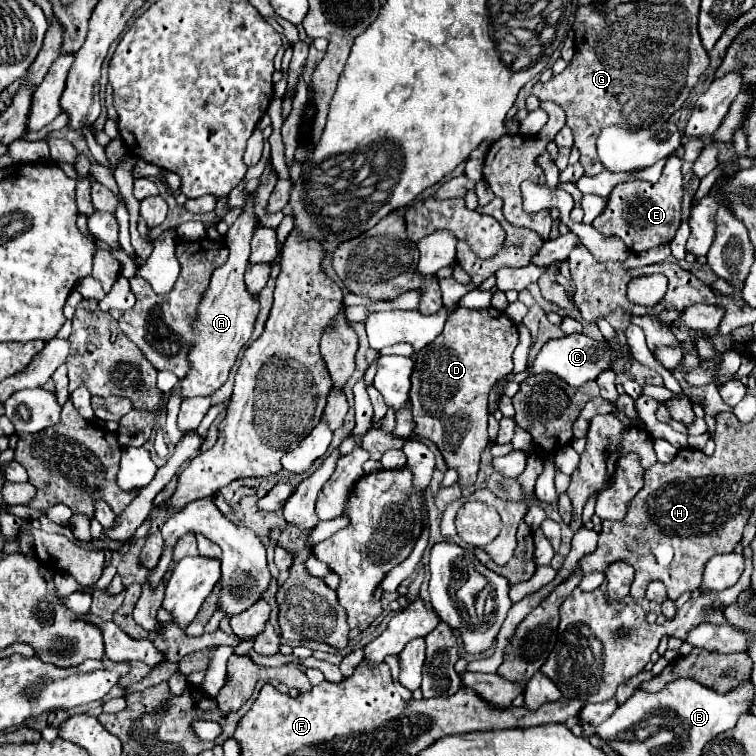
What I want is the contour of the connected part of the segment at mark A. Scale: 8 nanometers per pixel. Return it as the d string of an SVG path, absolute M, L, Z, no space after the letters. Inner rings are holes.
M256 191L248 193L242 213L238 215L236 223L228 229L224 243L230 249L230 257L222 267L218 267L212 273L210 287L204 293L204 299L198 307L198 321L194 323L198 337L188 355L192 371L180 381L184 399L194 395L212 395L216 389L220 389L226 383L240 349L250 341L250 335L254 331L254 323L260 311L260 297L256 293L250 293L244 283L244 273L250 265L250 237L258 227L258 219L254 215L254 197Z

